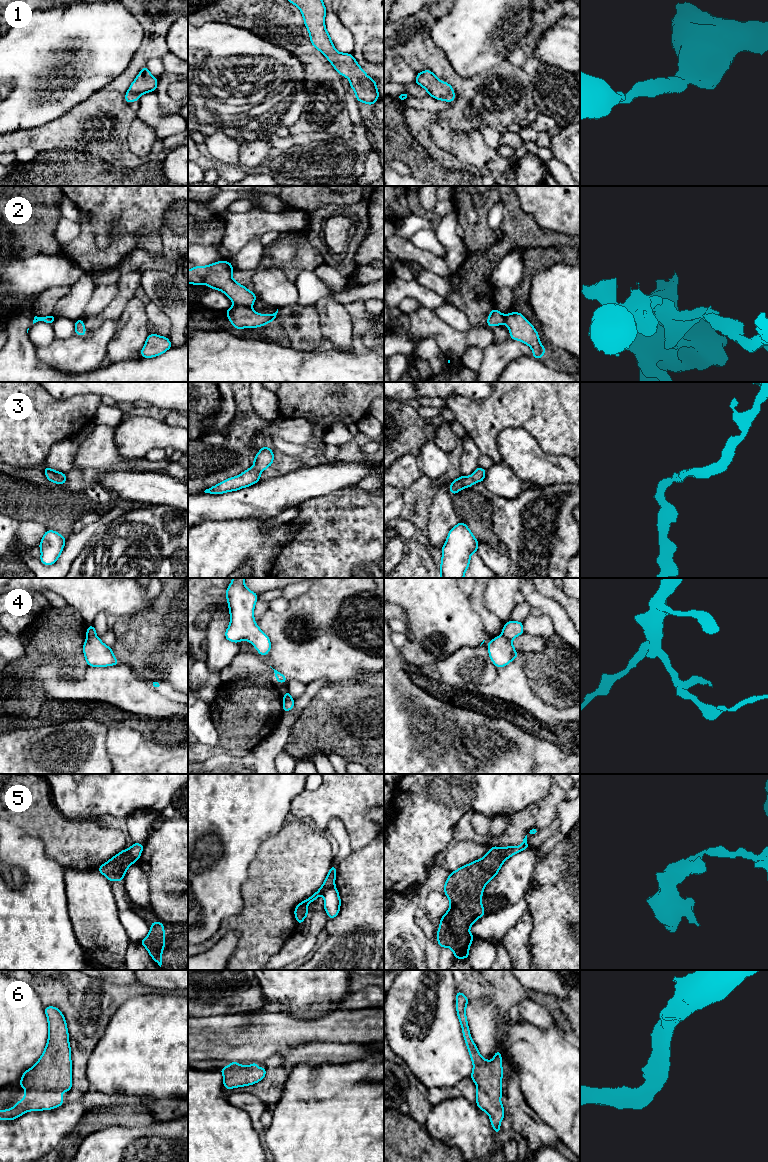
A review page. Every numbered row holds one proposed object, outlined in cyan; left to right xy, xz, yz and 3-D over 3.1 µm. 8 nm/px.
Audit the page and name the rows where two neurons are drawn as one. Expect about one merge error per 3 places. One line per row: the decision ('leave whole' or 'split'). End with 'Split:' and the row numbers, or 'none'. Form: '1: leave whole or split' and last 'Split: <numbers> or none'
1: leave whole
2: split
3: leave whole
4: split
5: split
6: leave whole
Split: 2, 4, 5

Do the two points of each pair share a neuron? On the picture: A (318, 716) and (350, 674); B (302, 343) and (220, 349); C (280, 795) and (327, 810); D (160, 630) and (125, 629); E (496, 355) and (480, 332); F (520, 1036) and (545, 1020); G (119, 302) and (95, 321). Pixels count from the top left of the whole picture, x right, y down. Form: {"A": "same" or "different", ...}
{"A": "different", "B": "different", "C": "different", "D": "same", "E": "different", "F": "different", "G": "same"}

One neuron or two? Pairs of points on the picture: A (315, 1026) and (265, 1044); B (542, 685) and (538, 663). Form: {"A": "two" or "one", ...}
{"A": "one", "B": "one"}

